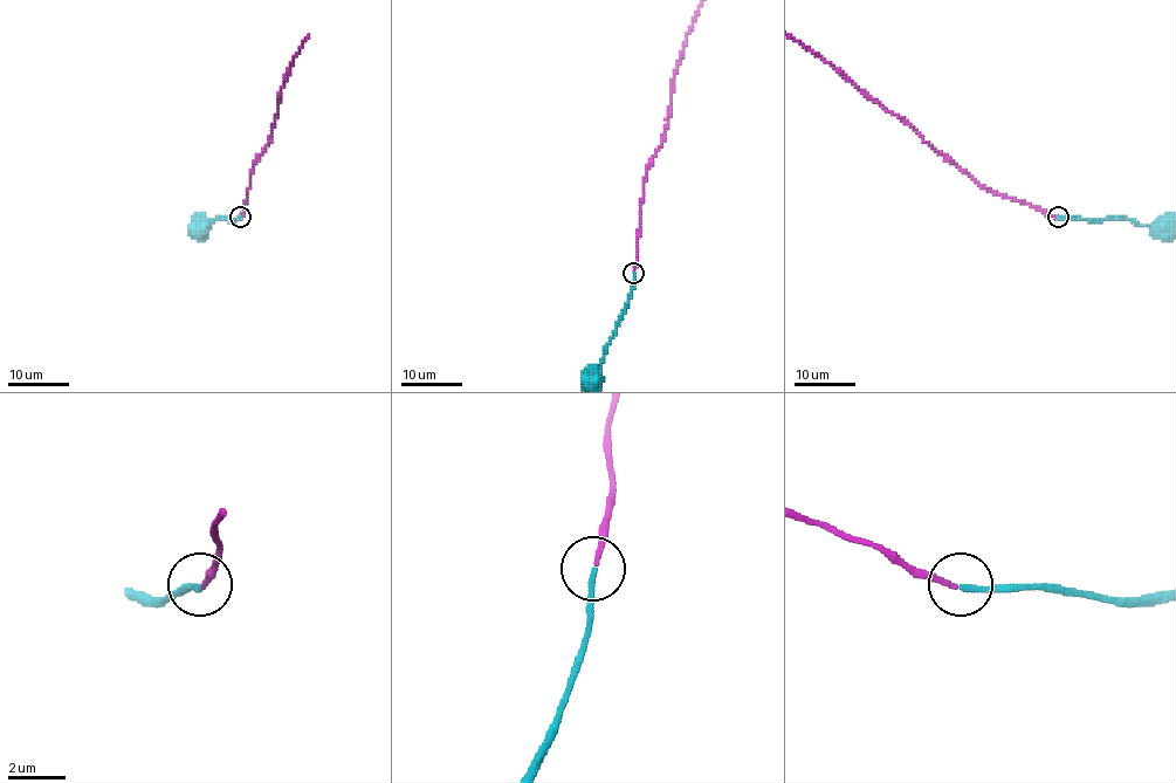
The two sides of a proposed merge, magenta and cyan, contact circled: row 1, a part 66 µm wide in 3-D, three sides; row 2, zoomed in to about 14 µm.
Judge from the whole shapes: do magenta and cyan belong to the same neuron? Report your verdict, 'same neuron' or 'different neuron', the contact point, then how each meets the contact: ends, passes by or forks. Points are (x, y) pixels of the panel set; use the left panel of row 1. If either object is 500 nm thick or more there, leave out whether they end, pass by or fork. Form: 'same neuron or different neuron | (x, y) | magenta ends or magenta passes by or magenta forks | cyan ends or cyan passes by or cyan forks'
same neuron | (240, 217) | magenta ends | cyan ends

